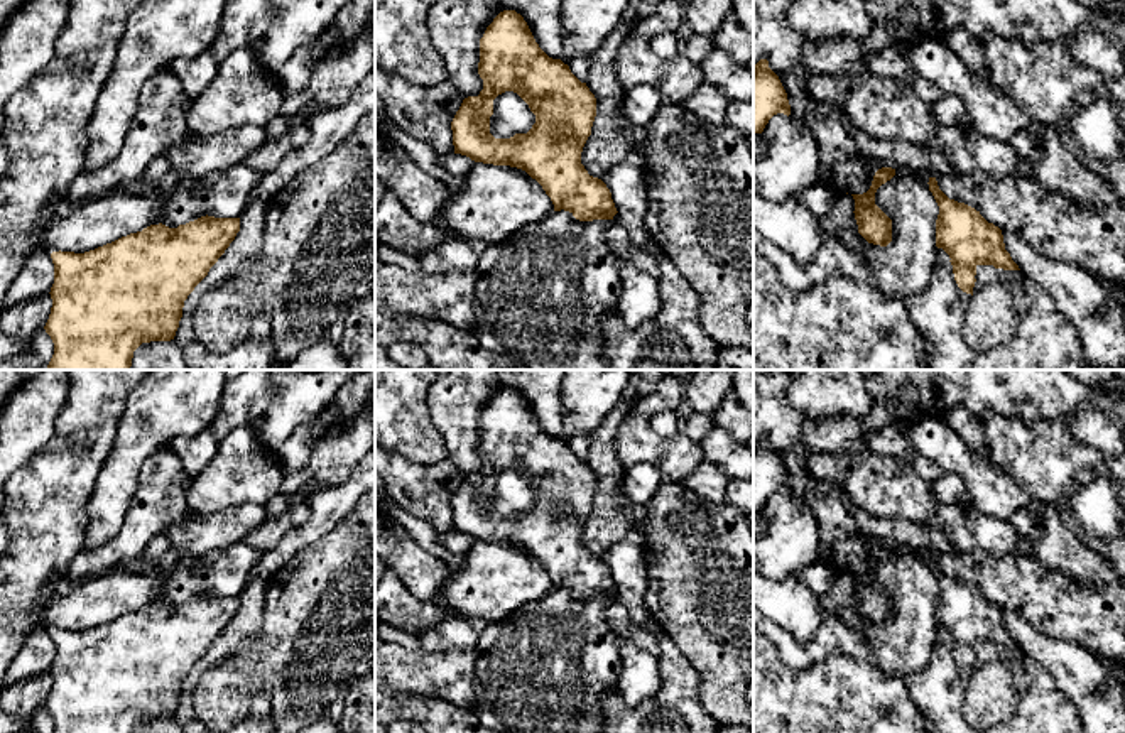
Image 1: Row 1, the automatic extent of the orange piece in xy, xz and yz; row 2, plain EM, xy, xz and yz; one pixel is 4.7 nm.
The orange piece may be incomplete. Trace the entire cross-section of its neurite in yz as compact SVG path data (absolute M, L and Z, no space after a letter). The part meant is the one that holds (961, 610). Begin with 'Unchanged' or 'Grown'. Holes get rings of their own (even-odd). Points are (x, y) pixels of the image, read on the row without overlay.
Unchanged. M929 556L939 593L936 598L936 625L949 633L958 665L973 674L978 643L993 643L1003 649L1020 649L1005 628L998 605L988 601L975 586L949 578Z

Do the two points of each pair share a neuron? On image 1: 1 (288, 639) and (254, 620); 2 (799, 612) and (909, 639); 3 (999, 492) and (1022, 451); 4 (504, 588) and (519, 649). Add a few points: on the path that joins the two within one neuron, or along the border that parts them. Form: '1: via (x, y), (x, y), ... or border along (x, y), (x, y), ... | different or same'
1: border along (267, 586), (260, 629), (233, 652) | different
2: border along (816, 595), (825, 622), (803, 646) | different
3: border along (990, 455), (1029, 495), (1038, 499) | different
4: border along (546, 593), (487, 624) | different

